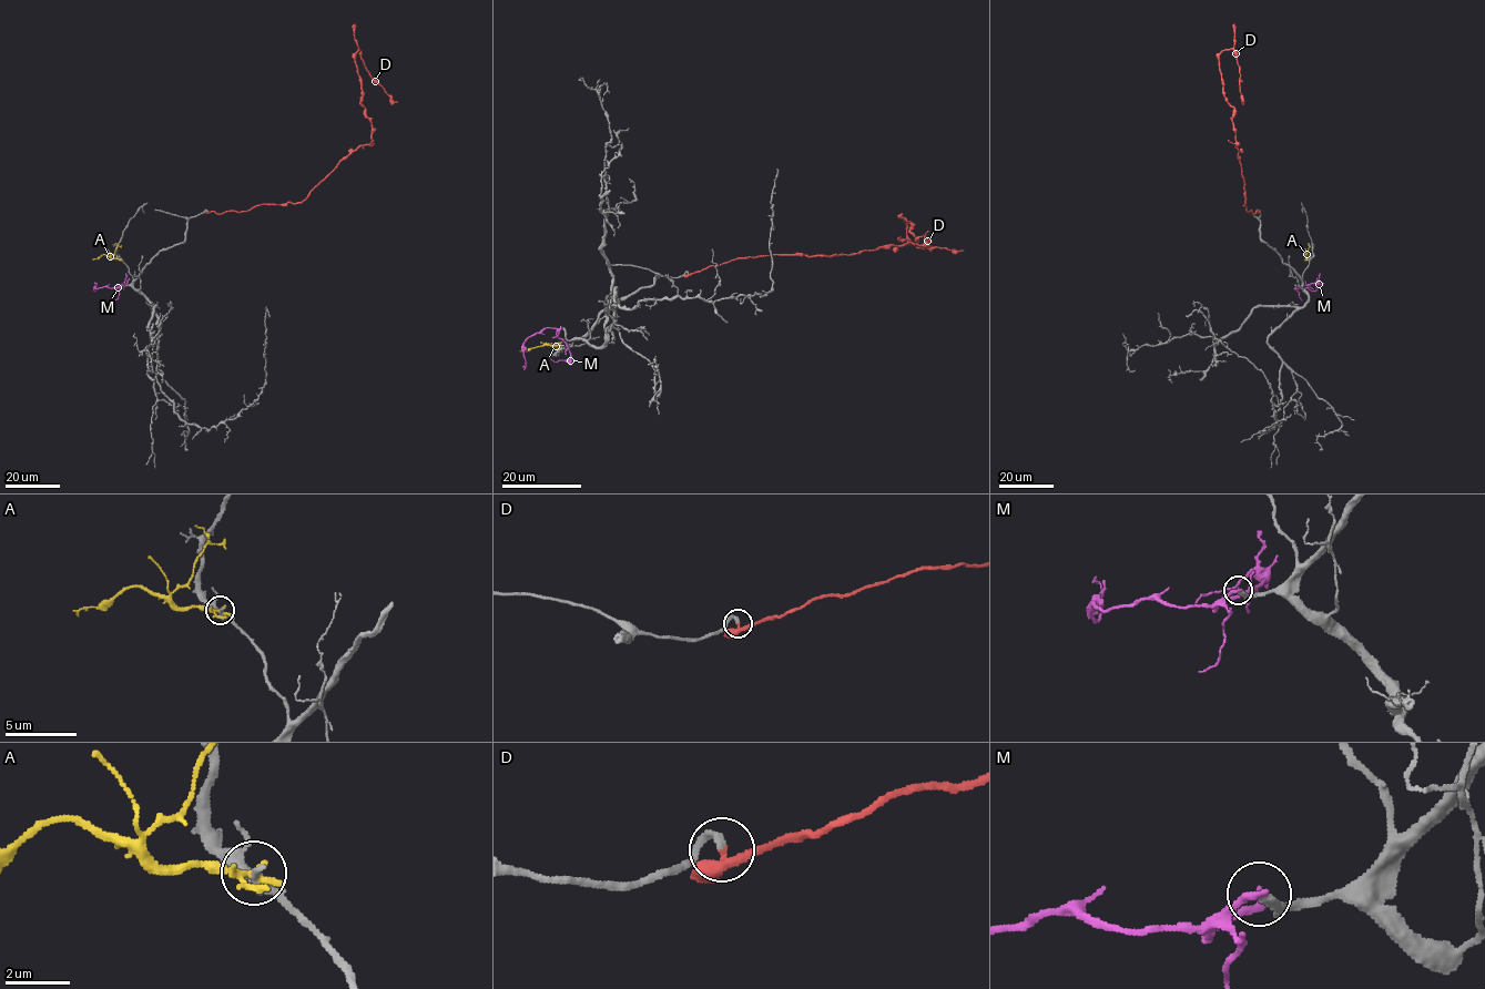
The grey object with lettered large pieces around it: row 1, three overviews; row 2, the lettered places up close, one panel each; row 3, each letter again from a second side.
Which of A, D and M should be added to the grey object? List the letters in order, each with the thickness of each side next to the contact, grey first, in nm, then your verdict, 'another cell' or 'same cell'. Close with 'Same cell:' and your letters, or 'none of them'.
A: 180 nm thick on the grey side, 240 nm on the other; another cell
D: 240 nm thick on the grey side, 360 nm on the other; same cell
M: 240 nm thick on the grey side, 280 nm on the other; another cell
Same cell: D

